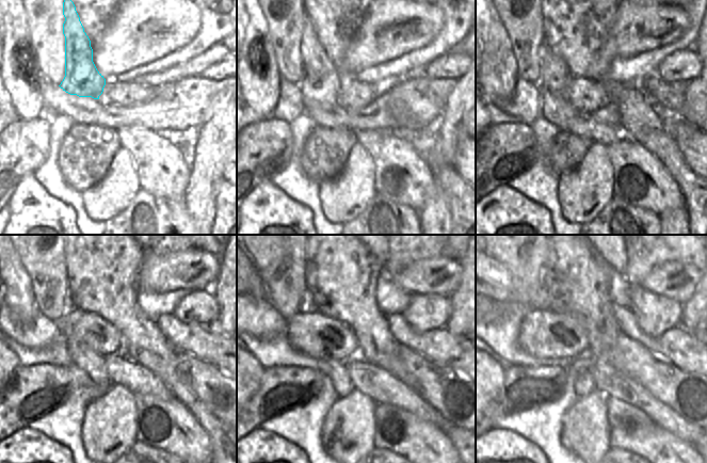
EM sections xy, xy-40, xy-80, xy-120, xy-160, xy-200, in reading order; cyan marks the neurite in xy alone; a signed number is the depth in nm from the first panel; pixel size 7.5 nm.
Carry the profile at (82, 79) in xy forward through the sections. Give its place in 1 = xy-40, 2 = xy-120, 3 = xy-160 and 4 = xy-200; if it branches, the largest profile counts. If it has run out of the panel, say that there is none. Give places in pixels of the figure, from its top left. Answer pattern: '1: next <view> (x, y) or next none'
1: next xy-40 (320, 82)
2: next xy-120 (87, 360)
3: next xy-160 (337, 371)
4: next xy-200 (584, 384)

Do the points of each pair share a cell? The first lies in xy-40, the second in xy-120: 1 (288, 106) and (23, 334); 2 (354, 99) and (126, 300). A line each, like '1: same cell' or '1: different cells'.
1: same cell
2: different cells

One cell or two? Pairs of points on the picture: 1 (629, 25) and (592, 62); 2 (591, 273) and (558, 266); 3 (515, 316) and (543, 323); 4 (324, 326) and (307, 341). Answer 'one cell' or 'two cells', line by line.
1: two cells
2: one cell
3: two cells
4: one cell

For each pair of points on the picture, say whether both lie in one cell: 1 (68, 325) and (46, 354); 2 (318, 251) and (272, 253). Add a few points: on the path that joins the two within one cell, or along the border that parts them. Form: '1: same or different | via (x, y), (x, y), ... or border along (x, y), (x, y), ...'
1: different | border along (61, 335), (65, 340)
2: different | border along (306, 245), (305, 277)

